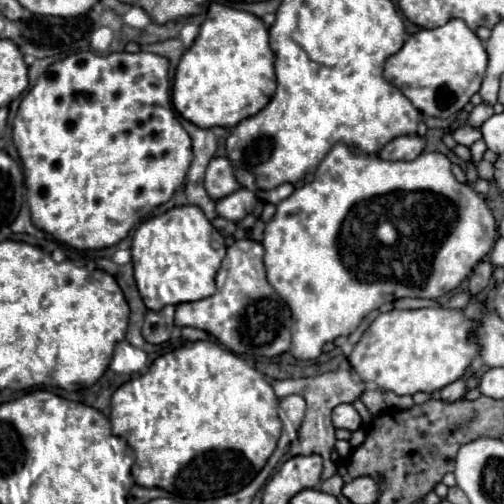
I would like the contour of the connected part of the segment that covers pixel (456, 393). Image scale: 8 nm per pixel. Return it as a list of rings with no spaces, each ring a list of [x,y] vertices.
[[[458,379],[458,381],[450,383],[450,385],[446,385],[444,389],[440,389],[440,395],[442,395],[442,401],[448,401],[450,403],[450,401],[462,399],[464,391],[466,391],[466,383],[462,379]]]

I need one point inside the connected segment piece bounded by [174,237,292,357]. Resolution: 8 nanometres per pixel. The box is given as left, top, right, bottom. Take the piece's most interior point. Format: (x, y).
(246, 315)

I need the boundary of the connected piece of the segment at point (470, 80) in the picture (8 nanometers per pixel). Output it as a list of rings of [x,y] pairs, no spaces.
[[[450,19],[436,29],[420,29],[404,47],[386,59],[384,79],[396,85],[412,105],[430,117],[448,119],[464,109],[474,93],[478,93],[488,67],[488,55],[482,41],[462,19]]]

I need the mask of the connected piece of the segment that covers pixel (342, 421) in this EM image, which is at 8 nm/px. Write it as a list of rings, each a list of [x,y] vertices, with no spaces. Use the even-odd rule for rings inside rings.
[[[338,405],[332,411],[332,423],[336,429],[348,429],[348,431],[358,431],[362,427],[362,419],[354,405]]]

